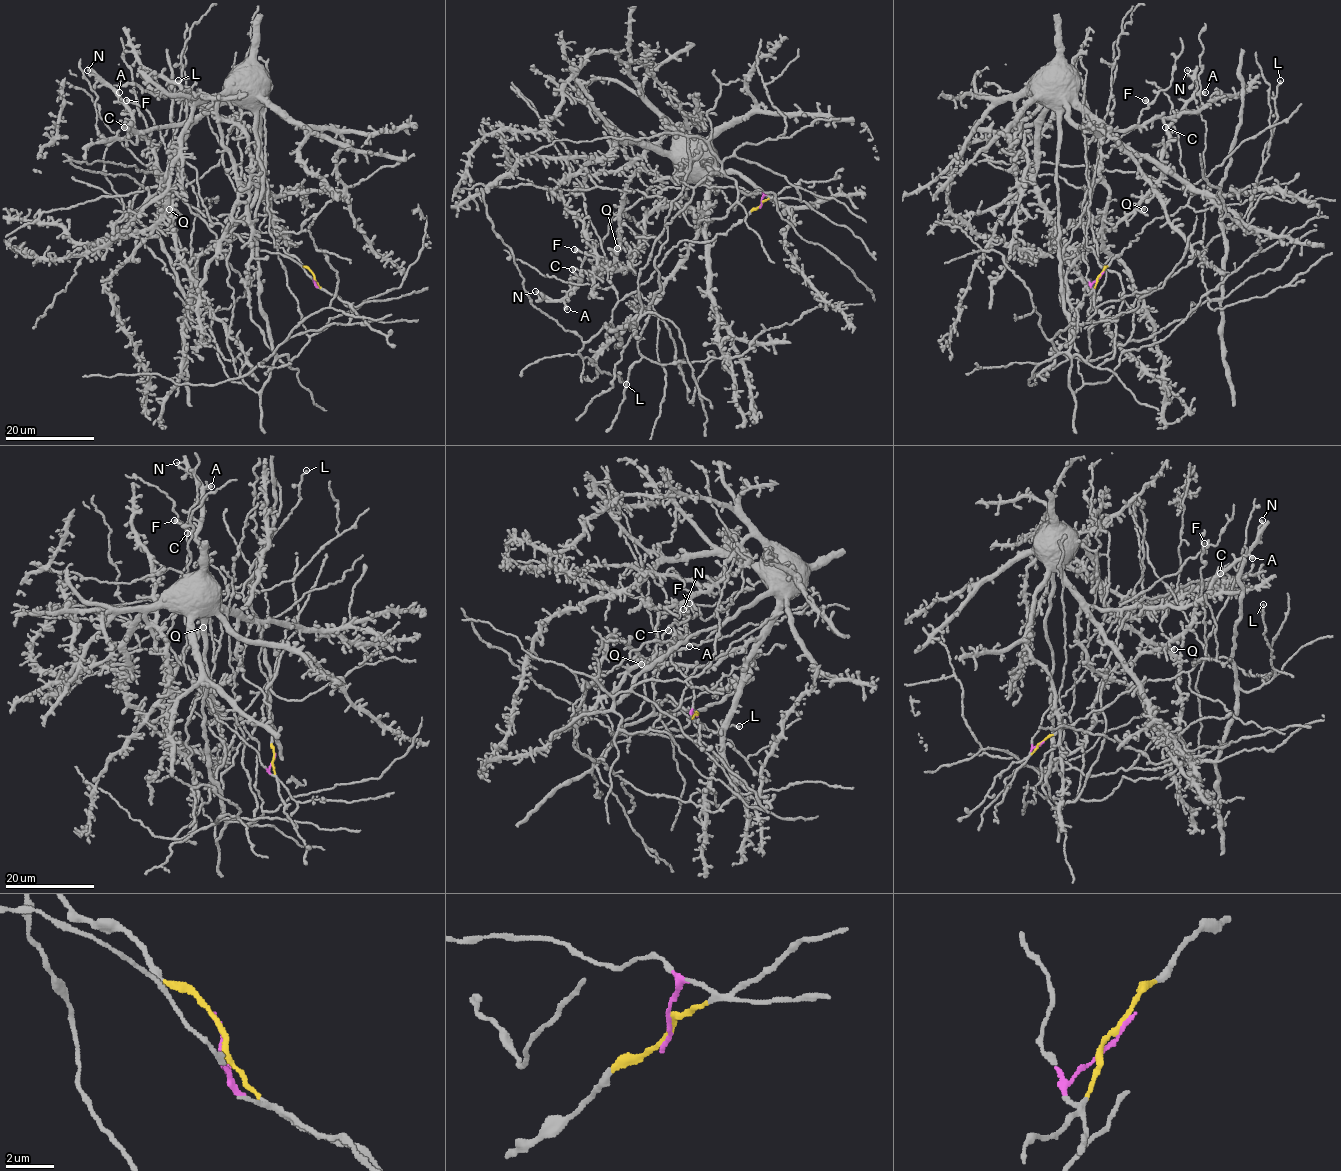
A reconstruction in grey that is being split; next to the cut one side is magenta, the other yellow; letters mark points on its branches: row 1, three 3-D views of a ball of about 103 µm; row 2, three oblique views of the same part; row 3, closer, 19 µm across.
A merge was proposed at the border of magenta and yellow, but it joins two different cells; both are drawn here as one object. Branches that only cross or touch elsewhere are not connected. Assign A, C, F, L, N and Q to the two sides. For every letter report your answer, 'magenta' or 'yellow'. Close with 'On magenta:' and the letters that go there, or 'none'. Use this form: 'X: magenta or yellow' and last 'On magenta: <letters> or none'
A: yellow
C: yellow
F: magenta
L: yellow
N: yellow
Q: yellow
On magenta: F

